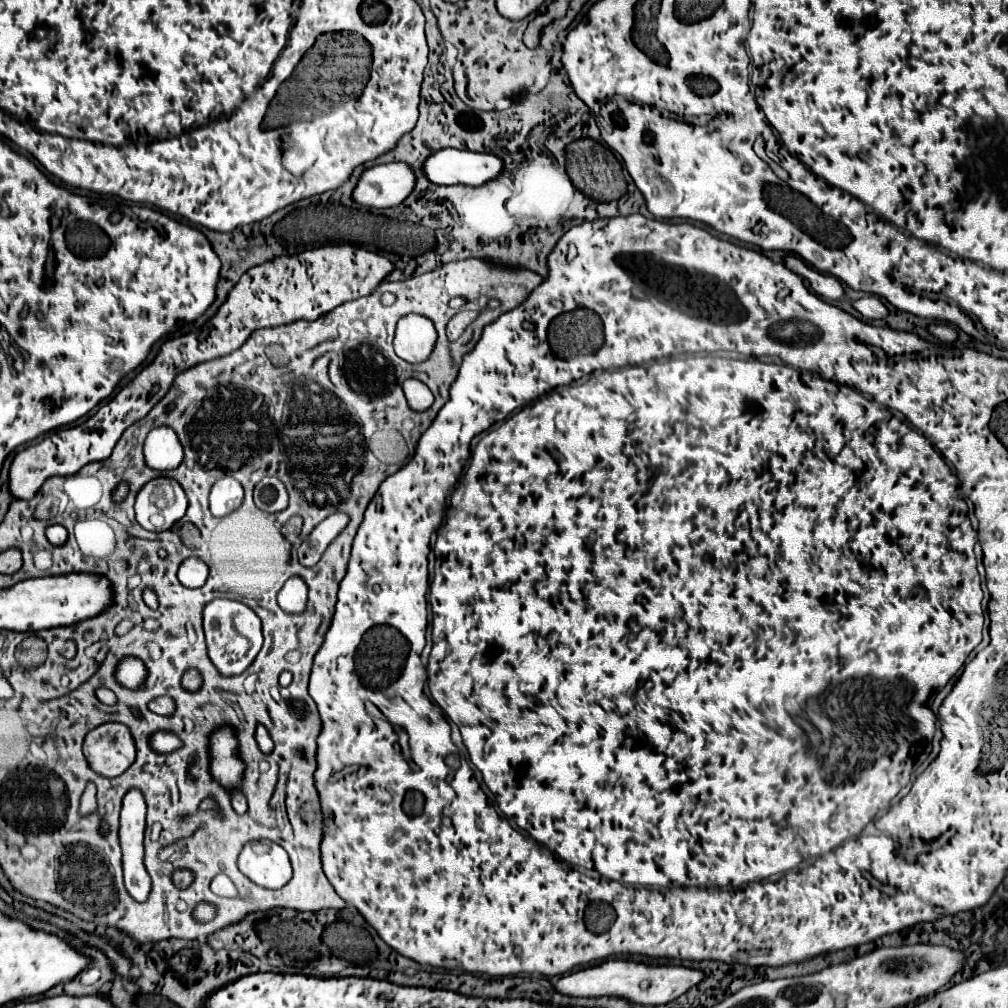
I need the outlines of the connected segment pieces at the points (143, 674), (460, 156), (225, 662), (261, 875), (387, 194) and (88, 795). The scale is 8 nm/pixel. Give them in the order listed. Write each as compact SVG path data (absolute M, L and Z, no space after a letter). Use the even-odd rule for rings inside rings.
M125 656L119 660L115 668L115 680L117 684L129 688L129 690L143 690L147 682L149 670L141 658L135 656Z
M443 148L425 162L425 174L435 184L481 186L503 174L505 162L495 154Z
M213 600L203 610L203 630L207 638L207 650L209 658L213 660L215 668L221 672L221 676L237 676L245 672L263 646L263 632L261 632L261 620L259 616L237 600ZM213 622L227 622L221 630L213 632Z
M245 846L239 870L263 888L283 888L293 872L289 862L281 860L281 846Z
M405 162L379 164L363 172L353 190L355 202L371 208L399 206L417 184L415 170Z
M87 782L85 796L81 798L81 814L95 812L95 808L97 808L97 806L97 800L95 800L95 784L93 784L93 782Z

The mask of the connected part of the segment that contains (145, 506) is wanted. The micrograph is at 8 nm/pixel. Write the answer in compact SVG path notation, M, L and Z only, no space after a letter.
M155 478L137 494L135 516L145 530L161 532L185 516L187 498L183 488L171 478Z

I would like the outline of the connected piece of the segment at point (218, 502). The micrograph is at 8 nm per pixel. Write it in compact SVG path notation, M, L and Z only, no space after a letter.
M221 478L213 484L209 508L213 516L227 516L243 504L243 486L235 478Z

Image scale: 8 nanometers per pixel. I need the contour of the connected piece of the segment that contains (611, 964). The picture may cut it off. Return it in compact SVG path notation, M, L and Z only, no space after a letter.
M615 958L615 960L605 960L601 964L581 968L569 976L559 978L553 986L575 998L591 998L591 996L623 996L633 1000L635 1004L667 1004L679 998L683 992L689 992L693 986L701 984L707 978L703 970L681 966L681 964L645 964L637 960L627 960L627 958Z

